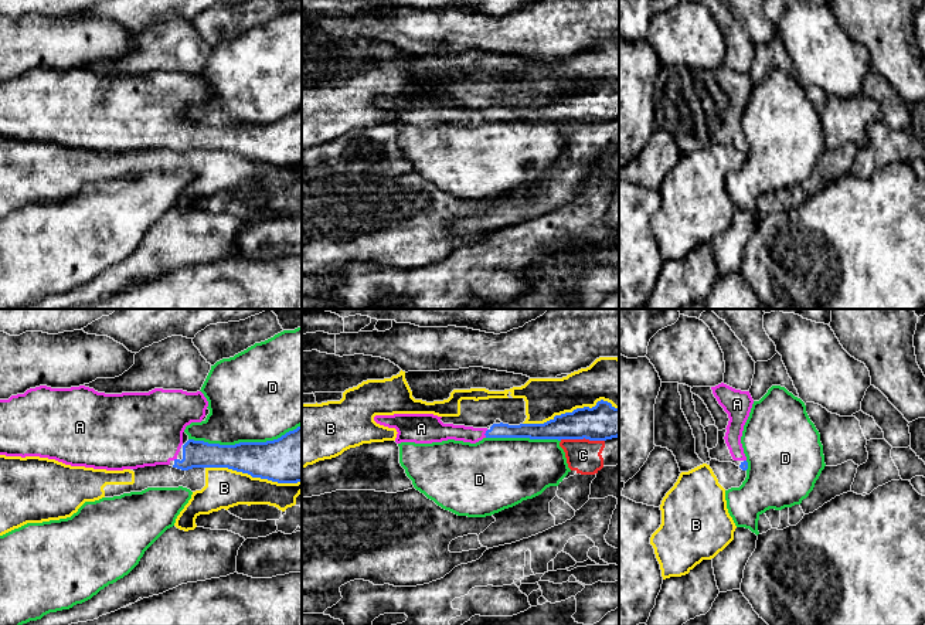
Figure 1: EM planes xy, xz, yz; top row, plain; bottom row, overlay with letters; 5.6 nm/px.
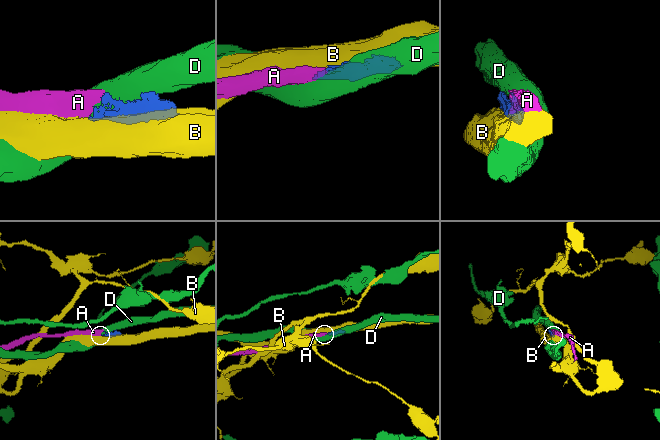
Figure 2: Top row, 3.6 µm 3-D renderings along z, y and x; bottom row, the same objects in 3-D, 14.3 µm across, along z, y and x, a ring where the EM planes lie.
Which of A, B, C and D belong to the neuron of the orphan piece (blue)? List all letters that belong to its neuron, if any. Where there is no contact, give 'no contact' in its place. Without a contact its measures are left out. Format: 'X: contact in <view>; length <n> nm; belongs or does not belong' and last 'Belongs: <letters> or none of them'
A: contact in xz; length 50 nm; belongs
B: contact in xz; length 550 nm; does not belong
C: contact in xz; length 260 nm; does not belong
D: contact in xy; length 650 nm; does not belong
Belongs: A

